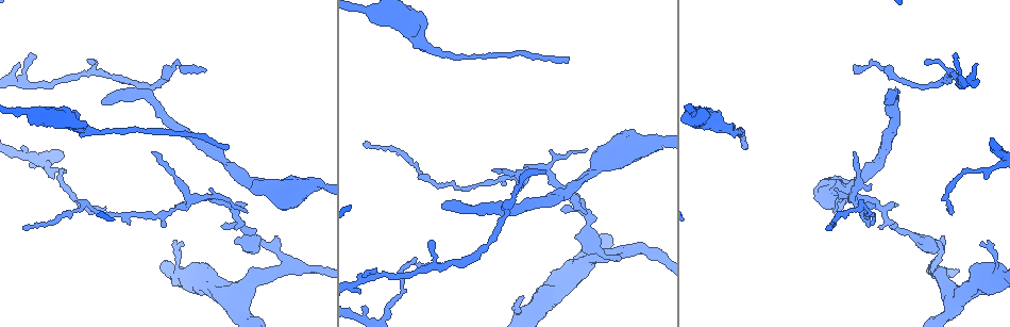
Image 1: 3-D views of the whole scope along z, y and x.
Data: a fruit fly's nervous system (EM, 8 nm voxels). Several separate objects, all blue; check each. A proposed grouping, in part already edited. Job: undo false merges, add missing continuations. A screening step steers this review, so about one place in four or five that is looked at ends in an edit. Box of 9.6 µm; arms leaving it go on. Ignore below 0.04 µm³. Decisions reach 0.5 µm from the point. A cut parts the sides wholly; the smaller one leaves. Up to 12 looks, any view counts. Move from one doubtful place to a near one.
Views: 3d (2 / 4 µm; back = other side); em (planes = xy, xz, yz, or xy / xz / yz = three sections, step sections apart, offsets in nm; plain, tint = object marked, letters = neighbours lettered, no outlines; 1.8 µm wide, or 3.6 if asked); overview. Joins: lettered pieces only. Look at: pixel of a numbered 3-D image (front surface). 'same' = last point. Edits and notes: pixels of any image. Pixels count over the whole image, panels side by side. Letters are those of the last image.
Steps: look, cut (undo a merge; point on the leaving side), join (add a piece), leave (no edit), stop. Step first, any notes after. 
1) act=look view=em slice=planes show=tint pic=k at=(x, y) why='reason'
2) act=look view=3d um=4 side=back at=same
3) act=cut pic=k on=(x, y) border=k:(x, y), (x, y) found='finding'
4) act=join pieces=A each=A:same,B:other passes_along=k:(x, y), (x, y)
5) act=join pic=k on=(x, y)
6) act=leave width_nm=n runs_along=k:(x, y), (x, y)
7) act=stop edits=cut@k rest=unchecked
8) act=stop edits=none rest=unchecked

act=look view=em slice=yz step=8 show=tint pic=1 at=(888, 102) why='branch stops here'

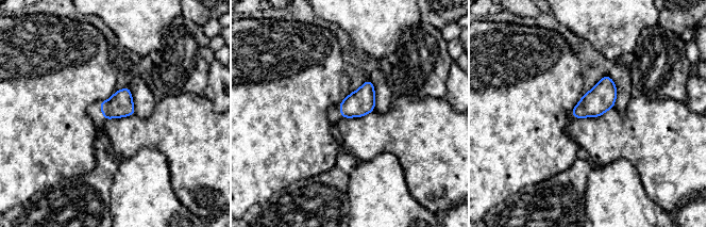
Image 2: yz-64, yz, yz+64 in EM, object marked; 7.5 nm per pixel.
act=look view=em slice=xz step=8 show=letters at=same why='cut it another way'

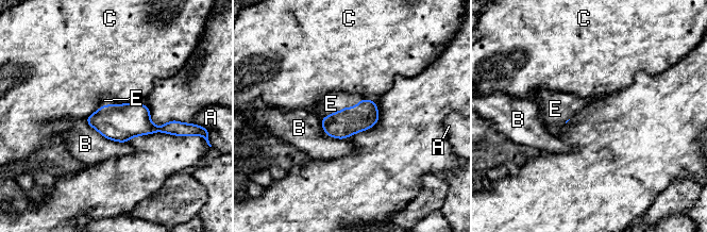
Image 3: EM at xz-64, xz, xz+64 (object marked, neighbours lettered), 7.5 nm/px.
act=join pieces=E width_nm=200 each=A:other,B:other,C:other,E:same passes_along=3:(350, 120), (341, 110), (331, 103) found='the cell continues'

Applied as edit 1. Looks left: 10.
act=look view=overview

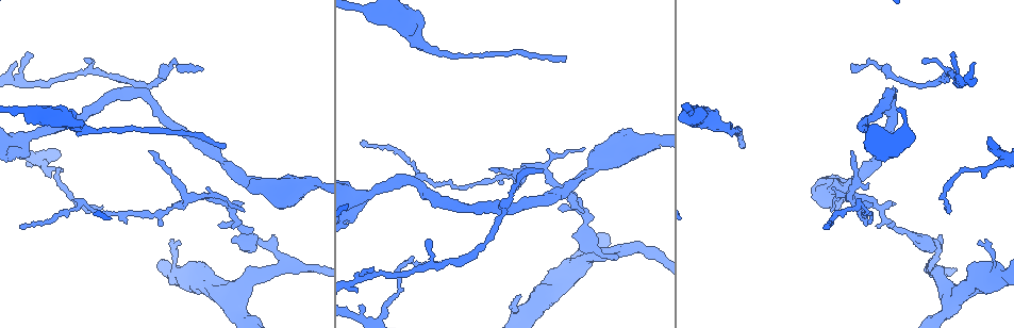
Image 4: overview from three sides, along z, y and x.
act=look view=em slice=planes show=letters pic=4 at=(851, 150) why='tapers out'

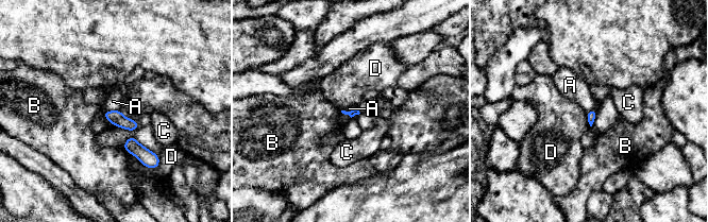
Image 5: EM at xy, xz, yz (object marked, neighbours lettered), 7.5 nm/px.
act=leave longest_contact=D:280nm each=A:other,B:other,C:other,D:other found='none of them fits'

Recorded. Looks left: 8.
act=look view=em slice=yz step=4 show=tint pic=4 at=(102, 204) why='long arm stops here'

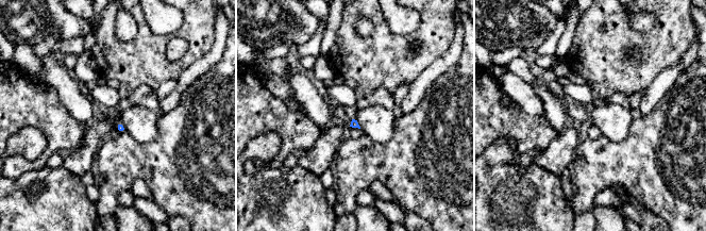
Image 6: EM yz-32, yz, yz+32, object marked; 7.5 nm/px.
act=look view=em slice=planes show=letters at=same why='cut it another way'

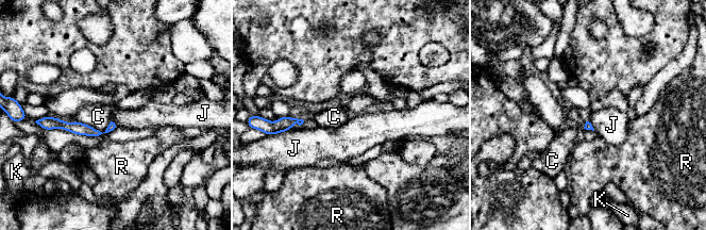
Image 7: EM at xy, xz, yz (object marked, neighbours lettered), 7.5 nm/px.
act=leave each=C:other,J:other,K:other,R:other runs_along=7:(49, 119), (96, 133), (112, 126) found='none of them fits'

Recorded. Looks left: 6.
act=look view=em um=3.6 slice=planes show=tint pic=4 at=(379, 9) why='thick turns thin'

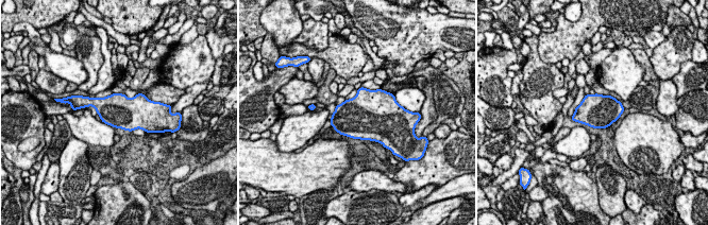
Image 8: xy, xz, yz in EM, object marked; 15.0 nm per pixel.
act=look view=em um=3.6 slice=planes show=letters at=same why='what lies round it'

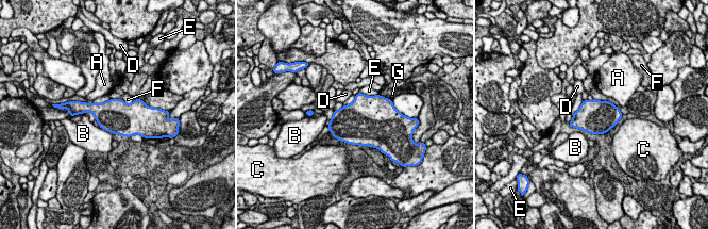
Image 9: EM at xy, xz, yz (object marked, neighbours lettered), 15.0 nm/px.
act=leave each=A:other,B:other,C:other,D:other,E:other,F:other,G:other border=9:(99, 126), (112, 134) found='one cell here'

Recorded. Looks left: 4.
act=look view=3d um=2 pic=4 at=(226, 147) why='branch stops here'

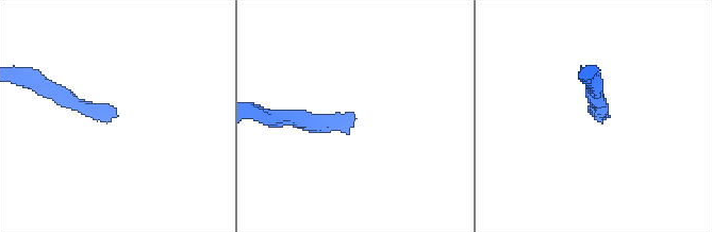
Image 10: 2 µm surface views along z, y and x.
act=look view=em slice=xz step=8 show=letters pic=10 at=(351, 113) why='need the tissue'

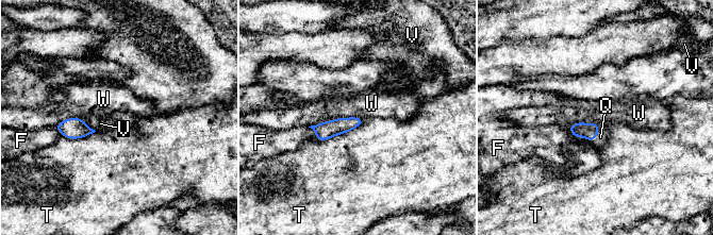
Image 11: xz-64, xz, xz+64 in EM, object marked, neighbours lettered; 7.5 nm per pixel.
act=join pieces=Q each=F:other,Q:same,T:other,V:other,W:other passes_along=11:(578, 130), (595, 134), (600, 137) found='it goes on there'

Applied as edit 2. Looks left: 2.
act=stop edits=join@3,join@11 rest=unchecked

